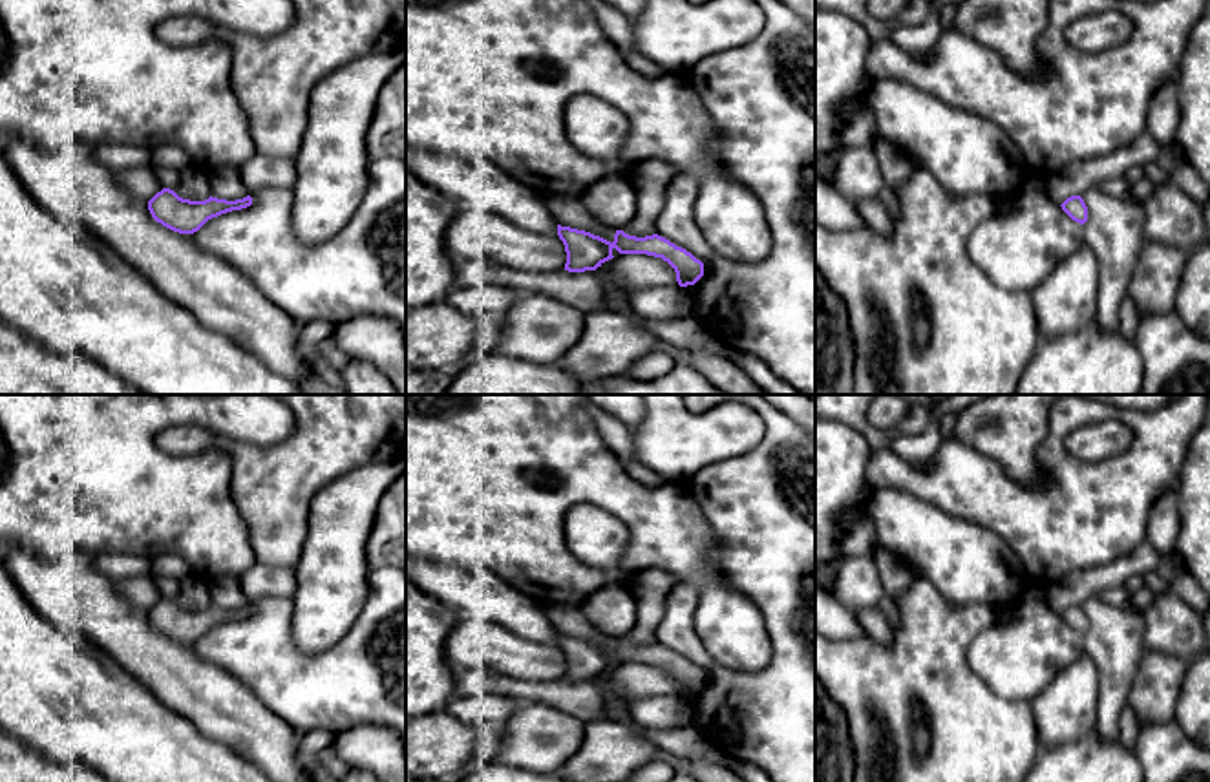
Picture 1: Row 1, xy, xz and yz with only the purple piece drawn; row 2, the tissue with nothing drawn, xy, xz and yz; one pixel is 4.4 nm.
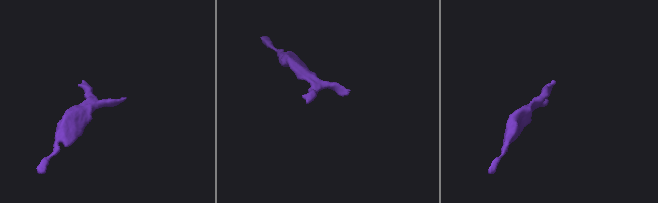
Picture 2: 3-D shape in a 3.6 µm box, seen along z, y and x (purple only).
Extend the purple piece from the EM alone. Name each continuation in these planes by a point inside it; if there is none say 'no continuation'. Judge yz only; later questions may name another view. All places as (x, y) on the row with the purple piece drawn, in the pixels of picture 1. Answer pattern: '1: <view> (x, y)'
no continuation

